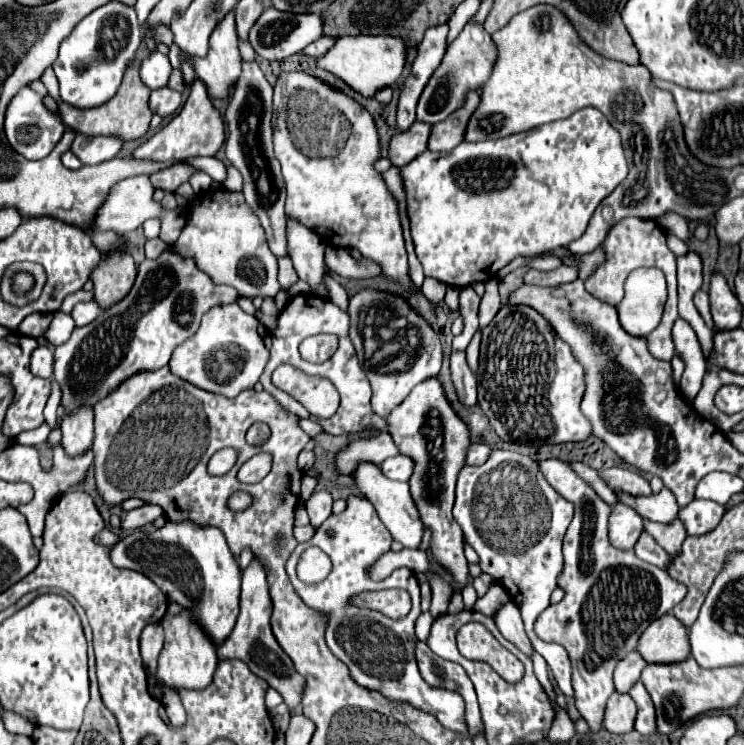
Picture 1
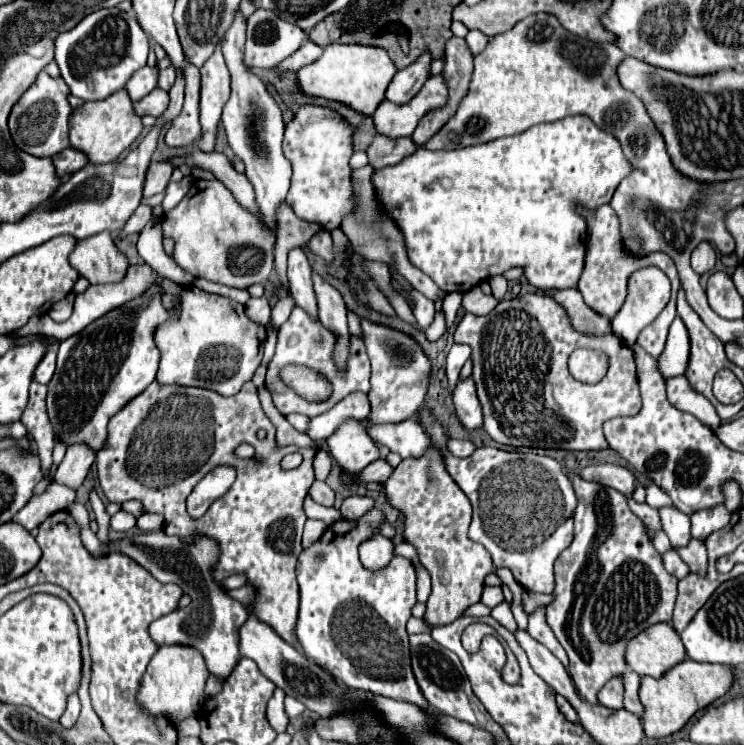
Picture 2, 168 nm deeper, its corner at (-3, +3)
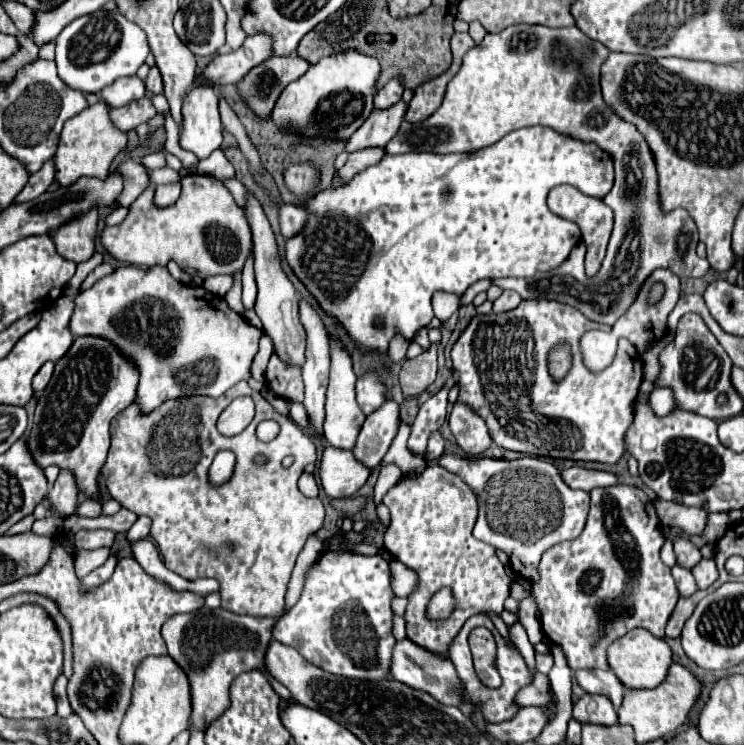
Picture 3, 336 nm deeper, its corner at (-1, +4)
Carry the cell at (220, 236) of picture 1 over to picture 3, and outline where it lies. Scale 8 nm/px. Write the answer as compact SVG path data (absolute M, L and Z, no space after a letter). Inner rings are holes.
M204 174L184 176L182 178L182 194L168 208L156 208L152 204L152 196L154 196L154 186L150 184L150 188L146 192L142 192L142 198L138 198L130 206L130 214L126 216L126 220L122 224L104 228L102 244L104 244L106 252L110 252L118 260L124 260L124 262L136 264L136 266L144 266L144 268L154 266L154 264L166 266L168 260L174 260L184 272L188 272L190 276L200 276L204 280L210 276L218 276L218 274L234 276L236 272L244 270L244 264L254 246L252 232L244 218L242 208L234 202L232 194L224 188L224 184L218 178L204 176Z

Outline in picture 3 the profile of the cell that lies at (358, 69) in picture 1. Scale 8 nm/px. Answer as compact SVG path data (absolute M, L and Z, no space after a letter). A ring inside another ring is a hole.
M358 50L336 52L312 64L304 76L282 90L272 110L272 118L276 124L292 126L304 136L320 134L324 138L350 138L374 110L378 78L380 62L374 56L360 54Z

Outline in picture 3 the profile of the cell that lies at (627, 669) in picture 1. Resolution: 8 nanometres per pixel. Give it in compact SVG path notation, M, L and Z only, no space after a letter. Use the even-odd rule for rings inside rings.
M584 694L576 704L574 704L574 714L578 722L588 720L592 724L606 724L612 726L618 722L618 712L612 706L610 698L600 696L600 694Z

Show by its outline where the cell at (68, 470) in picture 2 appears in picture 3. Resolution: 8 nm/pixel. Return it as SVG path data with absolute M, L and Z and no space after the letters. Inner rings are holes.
M60 470L56 482L52 484L50 492L48 492L48 500L54 504L54 508L58 508L64 516L74 514L76 510L76 498L78 498L78 484L76 484L76 476L68 470Z

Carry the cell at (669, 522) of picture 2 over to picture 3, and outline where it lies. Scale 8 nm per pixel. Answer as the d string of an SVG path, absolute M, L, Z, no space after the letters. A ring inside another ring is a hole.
M684 534L674 536L672 544L674 544L674 552L676 552L676 562L682 564L684 568L692 568L702 558L700 550Z

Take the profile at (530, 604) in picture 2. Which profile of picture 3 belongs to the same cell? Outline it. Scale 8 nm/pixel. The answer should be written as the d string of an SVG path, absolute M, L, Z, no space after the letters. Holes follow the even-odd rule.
M522 580L522 586L528 592L528 596L518 602L518 622L526 628L530 642L536 644L544 638L542 624L540 624L540 612L538 612L538 606L536 606L536 598L532 594L532 586L526 580Z

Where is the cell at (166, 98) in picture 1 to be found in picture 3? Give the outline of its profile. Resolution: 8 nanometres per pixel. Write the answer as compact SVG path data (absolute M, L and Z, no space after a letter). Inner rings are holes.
M144 96L140 100L134 100L122 108L114 108L112 110L112 122L114 126L118 126L120 130L128 132L132 128L136 128L142 122L148 122L152 116L156 114L156 108L152 106L150 98Z

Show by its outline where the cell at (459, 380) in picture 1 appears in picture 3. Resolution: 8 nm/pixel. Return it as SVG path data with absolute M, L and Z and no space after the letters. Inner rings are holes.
M456 402L452 406L448 424L450 424L450 430L452 430L458 446L468 456L482 456L486 452L486 448L492 444L484 420L466 402Z

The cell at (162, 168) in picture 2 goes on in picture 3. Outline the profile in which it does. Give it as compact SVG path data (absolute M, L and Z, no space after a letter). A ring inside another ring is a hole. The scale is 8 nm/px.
M126 160L118 166L118 170L124 176L124 190L122 190L122 196L118 196L118 204L130 206L150 184L148 168L136 160Z

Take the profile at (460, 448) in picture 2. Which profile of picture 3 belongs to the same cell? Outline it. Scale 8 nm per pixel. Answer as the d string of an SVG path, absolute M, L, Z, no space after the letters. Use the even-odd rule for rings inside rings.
M434 432L428 440L428 452L430 452L430 456L440 456L442 450L444 450L444 440L442 440L440 432Z

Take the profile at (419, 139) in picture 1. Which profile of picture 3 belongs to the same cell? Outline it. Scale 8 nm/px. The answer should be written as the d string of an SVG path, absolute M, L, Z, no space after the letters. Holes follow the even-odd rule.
M364 148L364 150L352 152L350 158L348 158L348 162L346 162L346 166L342 166L338 172L348 182L354 174L366 170L372 164L378 164L382 160L382 156L386 156L384 148Z

